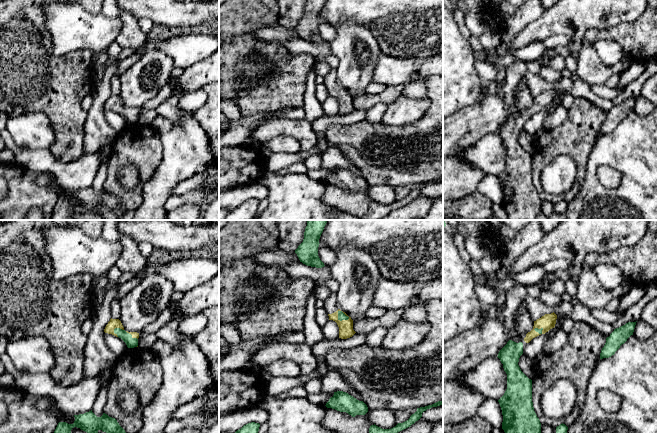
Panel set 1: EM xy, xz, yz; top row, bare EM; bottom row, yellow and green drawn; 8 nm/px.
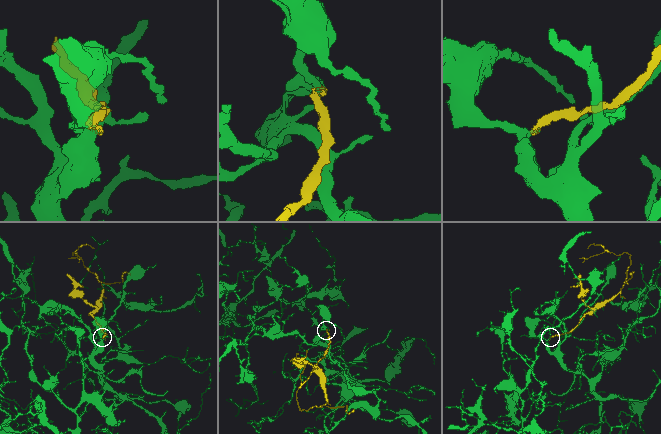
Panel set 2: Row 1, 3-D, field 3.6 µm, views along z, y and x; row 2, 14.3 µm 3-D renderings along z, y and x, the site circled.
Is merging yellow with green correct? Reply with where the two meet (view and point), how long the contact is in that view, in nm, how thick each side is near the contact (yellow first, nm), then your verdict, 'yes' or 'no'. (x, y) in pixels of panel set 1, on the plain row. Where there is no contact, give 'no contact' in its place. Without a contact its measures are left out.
xz (343, 88) | 120 nm | 110/60 nm | yes

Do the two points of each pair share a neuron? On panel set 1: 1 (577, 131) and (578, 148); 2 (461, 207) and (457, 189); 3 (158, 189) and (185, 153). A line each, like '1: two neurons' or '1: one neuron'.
1: one neuron
2: two neurons
3: one neuron

